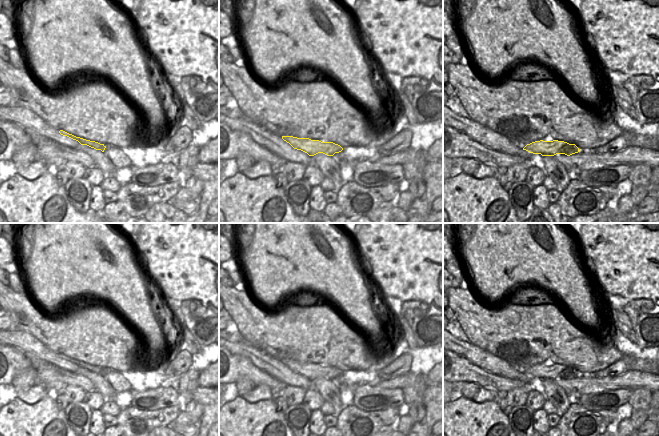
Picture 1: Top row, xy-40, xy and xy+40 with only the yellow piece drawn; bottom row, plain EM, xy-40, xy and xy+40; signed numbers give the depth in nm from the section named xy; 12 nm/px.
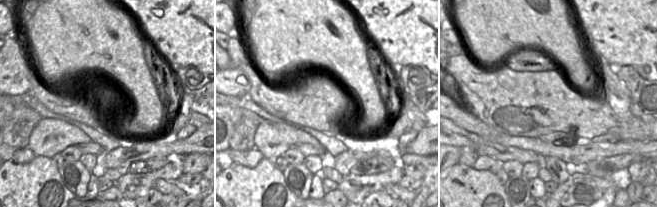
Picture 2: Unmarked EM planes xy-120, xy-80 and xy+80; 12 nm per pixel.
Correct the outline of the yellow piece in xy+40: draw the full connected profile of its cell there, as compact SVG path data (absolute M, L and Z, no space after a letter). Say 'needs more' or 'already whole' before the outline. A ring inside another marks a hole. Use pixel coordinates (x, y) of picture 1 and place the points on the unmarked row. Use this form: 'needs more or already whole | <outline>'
already whole | M535 365L527 368L523 374L533 378L541 378L542 380L554 380L556 378L565 378L570 380L578 377L579 372L575 368L569 368L564 365Z

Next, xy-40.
needs more | M0 330L0 344L14 346L23 352L33 353L56 368L71 373L77 373L79 369L87 369L96 374L101 374L116 393L131 390L131 384L122 376L121 372L116 372L110 368L100 368L74 360L63 354L54 353L33 335L22 330Z

